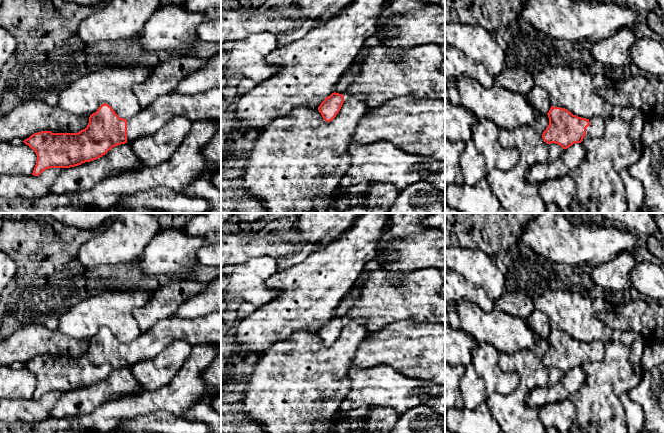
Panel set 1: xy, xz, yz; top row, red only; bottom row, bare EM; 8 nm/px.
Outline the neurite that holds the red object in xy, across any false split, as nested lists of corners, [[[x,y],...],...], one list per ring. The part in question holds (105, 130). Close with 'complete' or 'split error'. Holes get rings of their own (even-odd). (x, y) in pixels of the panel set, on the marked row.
[[[221,86],[190,95],[172,93],[159,96],[151,105],[142,108],[137,115],[127,120],[120,118],[111,106],[104,103],[90,115],[87,127],[78,133],[52,133],[51,131],[34,133],[23,141],[37,155],[32,175],[39,176],[49,168],[70,168],[96,160],[115,146],[131,143],[144,135],[155,133],[175,117],[183,117],[191,121],[198,119],[221,121]]]; split error

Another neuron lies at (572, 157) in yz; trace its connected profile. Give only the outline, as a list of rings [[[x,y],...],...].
[[[575,143],[564,149],[562,156],[549,163],[539,162],[530,167],[526,172],[529,183],[540,184],[547,179],[561,178],[576,167],[580,166],[586,157],[586,150],[581,143]]]

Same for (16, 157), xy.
[[[0,141],[0,176],[32,175],[37,155],[23,141]]]

